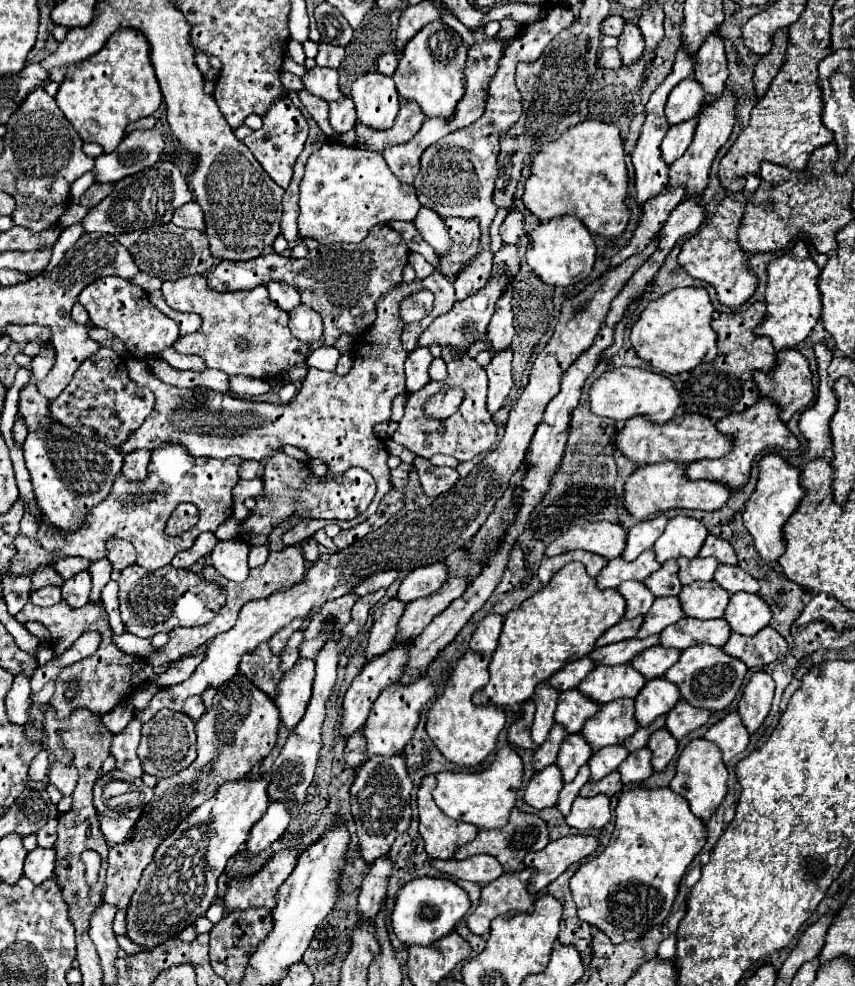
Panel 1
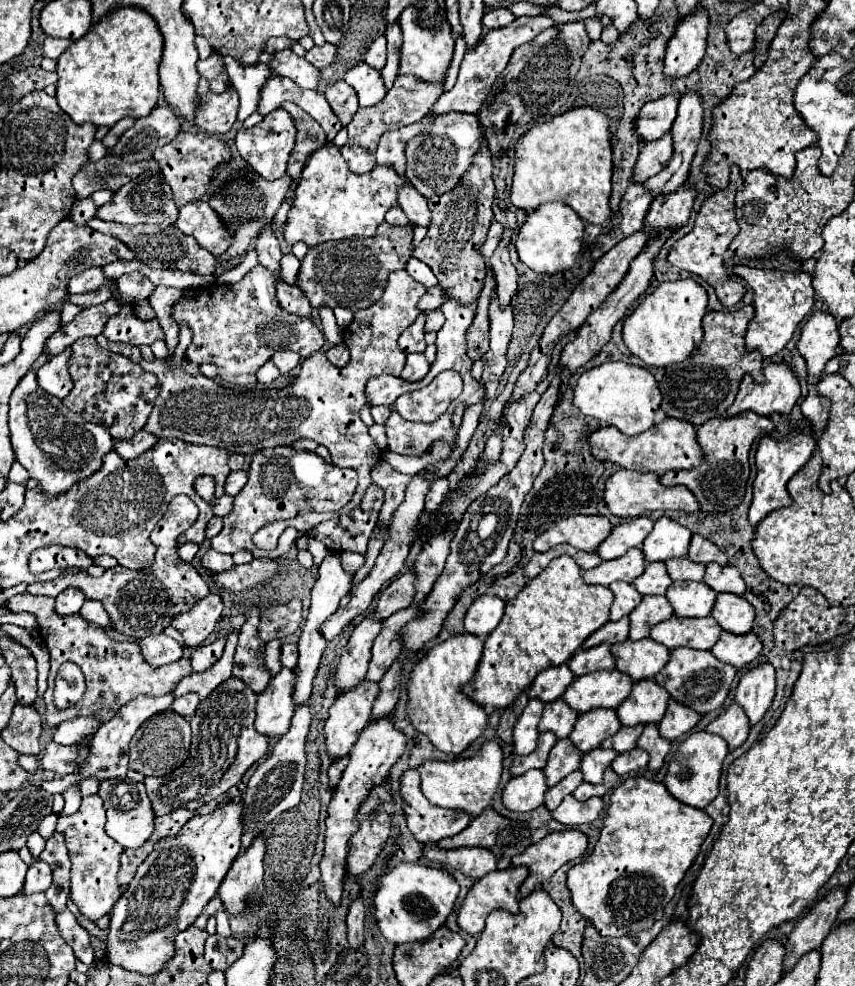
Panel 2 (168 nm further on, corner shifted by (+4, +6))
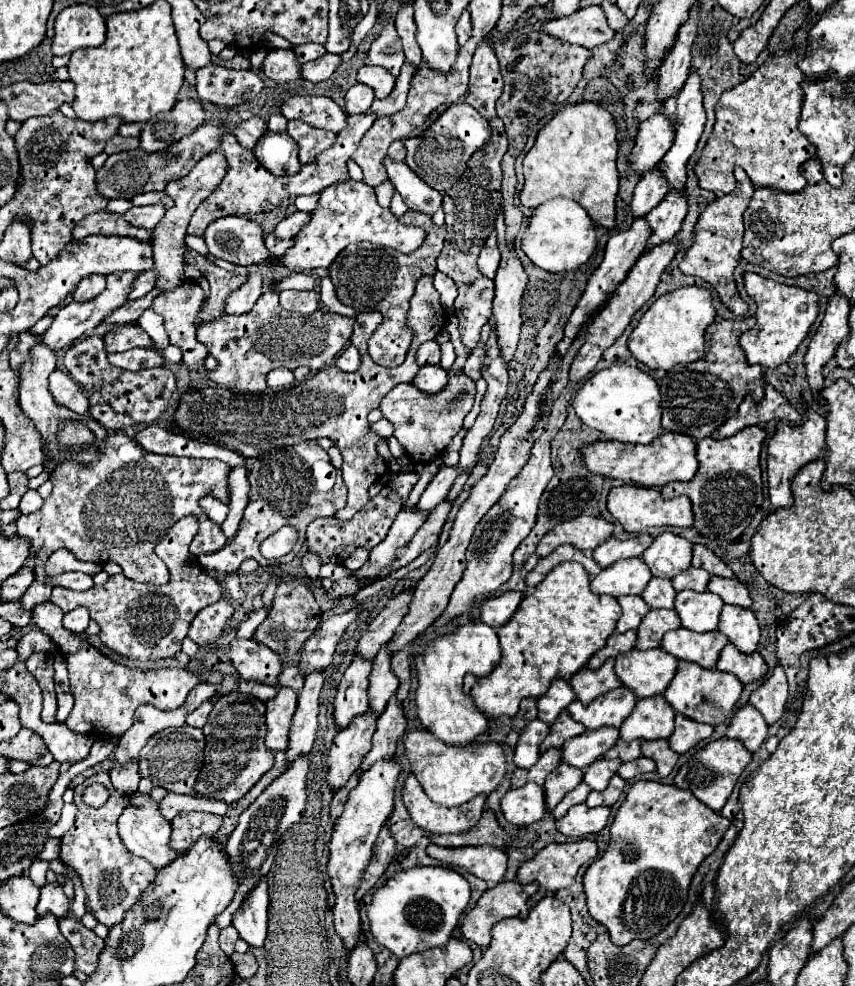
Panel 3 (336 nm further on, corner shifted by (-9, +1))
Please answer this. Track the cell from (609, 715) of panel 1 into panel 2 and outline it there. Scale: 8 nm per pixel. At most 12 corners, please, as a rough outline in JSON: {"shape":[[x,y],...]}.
{"shape":[[597,707],[579,715],[569,739],[587,753],[613,737],[617,711]]}

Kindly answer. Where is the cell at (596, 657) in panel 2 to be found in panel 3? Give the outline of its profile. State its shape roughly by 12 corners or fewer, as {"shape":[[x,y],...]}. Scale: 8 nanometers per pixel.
{"shape":[[608,658],[600,670],[582,668],[568,682],[588,706],[620,686]]}

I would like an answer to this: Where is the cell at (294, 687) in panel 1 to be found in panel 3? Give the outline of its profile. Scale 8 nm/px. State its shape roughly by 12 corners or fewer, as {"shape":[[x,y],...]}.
{"shape":[[278,688],[266,702],[266,748],[286,750],[296,692]]}

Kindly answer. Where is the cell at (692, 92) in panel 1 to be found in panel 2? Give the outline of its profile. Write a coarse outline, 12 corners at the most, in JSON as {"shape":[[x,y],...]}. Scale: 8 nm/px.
{"shape":[[679,93],[643,105],[635,125],[639,137],[665,135],[677,117]]}

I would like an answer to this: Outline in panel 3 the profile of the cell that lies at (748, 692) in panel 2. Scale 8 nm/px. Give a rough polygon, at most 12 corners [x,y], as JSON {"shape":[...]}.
{"shape":[[782,666],[750,694],[750,704],[774,724],[788,700]]}

